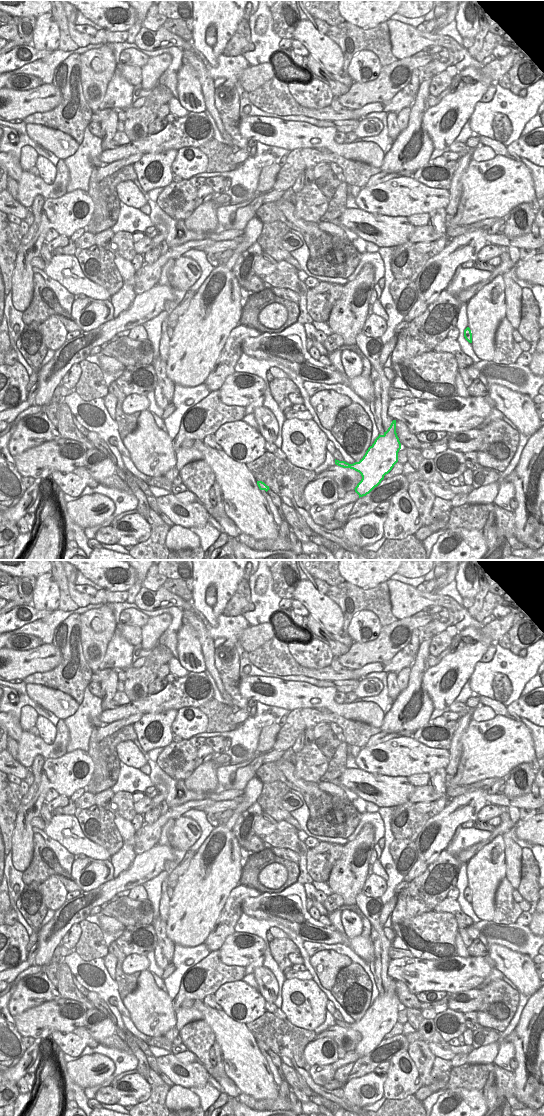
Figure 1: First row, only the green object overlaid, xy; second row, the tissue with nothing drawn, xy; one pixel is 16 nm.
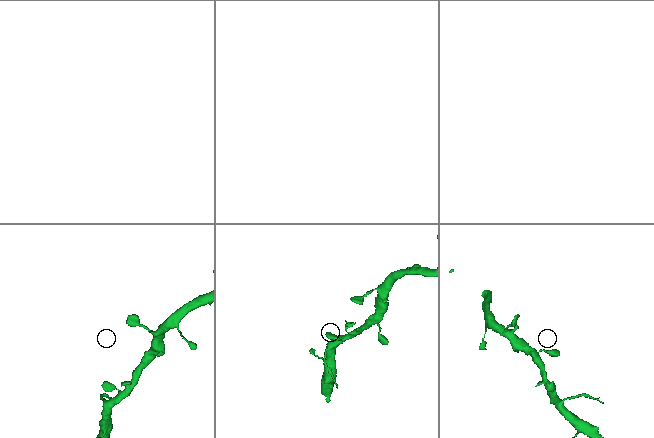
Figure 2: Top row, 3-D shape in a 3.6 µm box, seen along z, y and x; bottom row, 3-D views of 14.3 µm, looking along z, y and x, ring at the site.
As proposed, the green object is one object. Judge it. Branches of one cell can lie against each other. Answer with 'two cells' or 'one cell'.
one cell

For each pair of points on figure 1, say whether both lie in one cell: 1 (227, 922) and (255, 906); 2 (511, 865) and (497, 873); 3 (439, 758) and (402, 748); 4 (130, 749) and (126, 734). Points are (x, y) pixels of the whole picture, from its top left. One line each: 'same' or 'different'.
1: different
2: different
3: same
4: different

